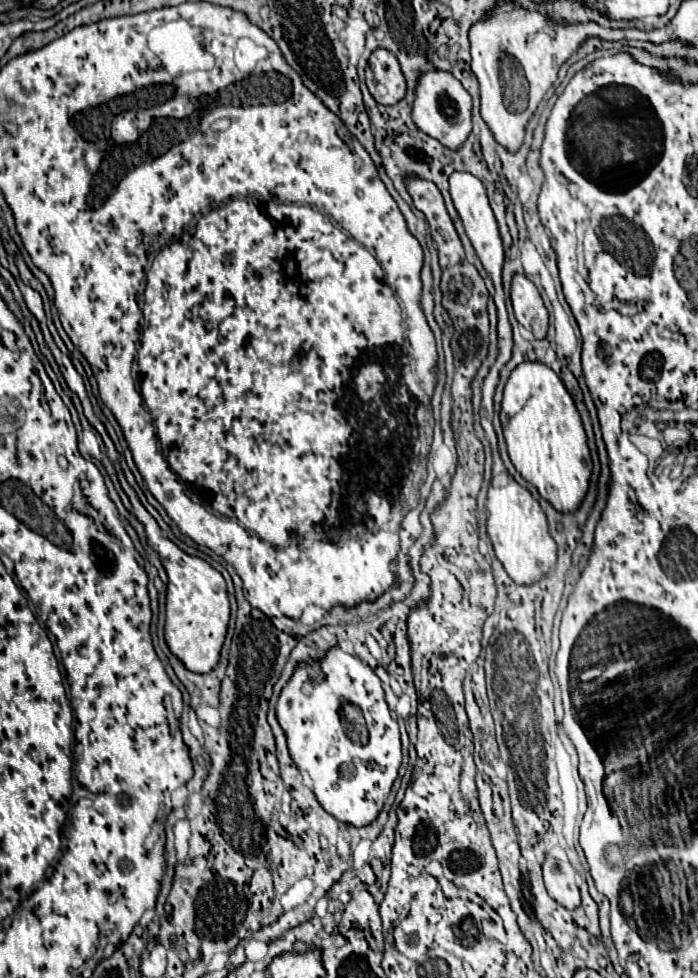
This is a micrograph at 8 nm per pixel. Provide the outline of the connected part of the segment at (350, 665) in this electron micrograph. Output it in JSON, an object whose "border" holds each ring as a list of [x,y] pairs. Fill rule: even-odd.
{"border":[[[340,646],[328,648],[326,656],[320,660],[310,660],[304,666],[298,664],[292,678],[288,684],[282,688],[278,702],[276,702],[276,718],[286,732],[286,742],[288,742],[288,752],[298,766],[300,772],[308,772],[312,782],[314,782],[314,794],[322,808],[332,814],[334,818],[354,824],[354,826],[364,826],[370,824],[378,812],[384,806],[386,796],[390,794],[392,782],[398,774],[400,768],[400,732],[396,720],[390,716],[388,704],[384,700],[384,690],[382,690],[382,680],[376,676],[376,672],[362,662],[354,654],[346,654]],[[342,700],[348,700],[356,706],[362,708],[362,714],[366,714],[366,728],[368,728],[368,742],[366,744],[354,744],[346,732],[342,732],[340,726],[340,716],[338,716],[338,706]]]}

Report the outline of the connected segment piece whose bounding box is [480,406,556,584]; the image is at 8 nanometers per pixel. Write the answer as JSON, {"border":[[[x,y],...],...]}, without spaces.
{"border":[[[482,406],[480,410],[481,426],[490,442],[493,457],[492,478],[488,488],[488,498],[486,498],[488,536],[492,540],[496,558],[504,564],[508,576],[518,584],[532,584],[540,580],[556,564],[556,542],[548,532],[546,514],[542,512],[538,500],[534,500],[532,494],[526,488],[522,488],[502,464],[497,435],[484,408],[492,408],[492,406]]]}

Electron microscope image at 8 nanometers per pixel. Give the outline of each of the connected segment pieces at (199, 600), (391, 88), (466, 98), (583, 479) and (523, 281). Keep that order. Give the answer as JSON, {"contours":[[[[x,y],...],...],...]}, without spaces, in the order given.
{"contours":[[[[18,280],[18,286],[20,286],[22,294],[24,294],[24,300],[26,300],[30,312],[36,316],[36,320],[39,322],[44,340],[51,350],[68,387],[80,398],[85,417],[101,436],[106,447],[107,456],[112,461],[116,470],[120,485],[124,492],[128,494],[128,498],[130,498],[130,502],[132,506],[134,506],[134,516],[144,524],[146,534],[148,534],[148,544],[150,544],[150,548],[154,548],[154,550],[158,552],[160,562],[162,562],[162,566],[164,566],[164,570],[166,570],[166,574],[168,574],[168,590],[166,590],[166,630],[164,630],[166,644],[168,644],[168,648],[172,650],[172,654],[174,654],[188,670],[198,672],[198,674],[206,674],[206,672],[210,672],[210,670],[216,666],[216,662],[218,662],[220,648],[222,648],[222,642],[224,642],[224,636],[226,636],[228,618],[230,618],[230,604],[228,604],[228,596],[226,596],[226,582],[224,582],[222,574],[220,574],[218,570],[214,570],[208,562],[204,562],[204,560],[200,560],[200,558],[196,558],[196,556],[188,556],[188,554],[182,552],[172,540],[168,540],[168,538],[162,536],[160,526],[156,524],[156,520],[152,518],[152,514],[142,506],[142,502],[138,500],[134,488],[127,482],[120,466],[120,454],[116,450],[105,426],[93,411],[93,406],[88,397],[83,378],[76,371],[70,356],[63,354],[55,344],[47,326],[47,317],[44,308],[42,308],[42,298],[40,298],[40,294],[38,294],[36,290],[32,290],[30,286],[22,284],[20,280]]],[[[376,48],[366,66],[366,86],[380,104],[396,104],[406,94],[406,80],[400,72],[398,58],[386,50]]],[[[430,70],[416,80],[416,98],[412,104],[414,124],[428,136],[440,140],[448,148],[458,148],[472,130],[472,96],[446,70]]],[[[542,362],[518,364],[504,386],[500,422],[510,460],[522,478],[538,488],[556,510],[576,510],[588,490],[592,460],[580,414],[560,376]]],[[[514,274],[510,300],[514,306],[516,320],[534,334],[534,338],[544,338],[548,330],[548,310],[538,294],[538,288],[524,276]]]]}

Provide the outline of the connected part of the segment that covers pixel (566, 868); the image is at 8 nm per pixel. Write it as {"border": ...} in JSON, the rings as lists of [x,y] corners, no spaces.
{"border":[[[546,854],[542,872],[544,872],[546,890],[558,904],[562,904],[568,910],[572,910],[580,904],[580,892],[574,882],[576,870],[570,866],[568,860],[558,860],[558,858]]]}

